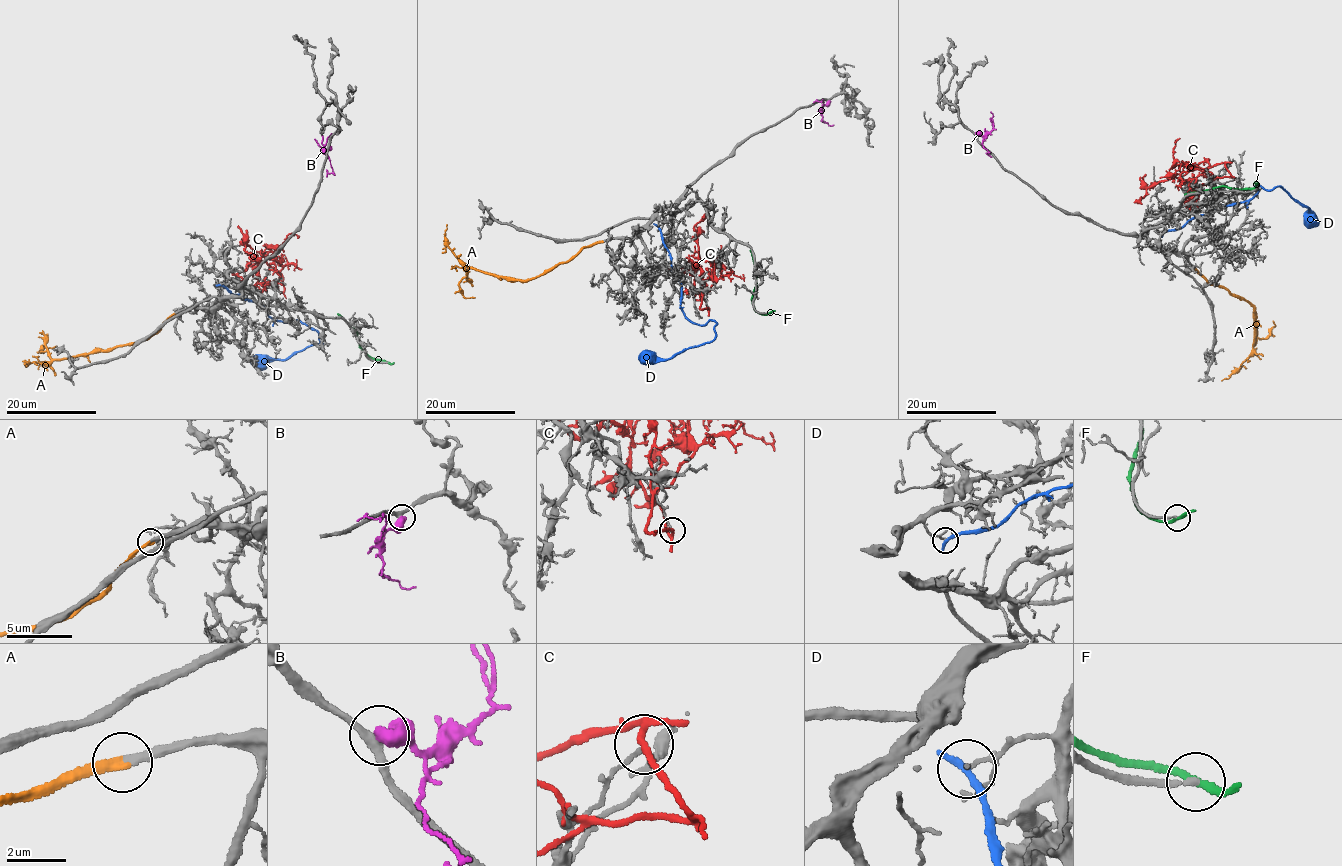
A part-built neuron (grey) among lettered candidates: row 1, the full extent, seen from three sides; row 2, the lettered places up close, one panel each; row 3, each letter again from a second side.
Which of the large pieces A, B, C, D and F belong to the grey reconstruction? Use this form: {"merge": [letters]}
{"merge": ["A"]}

